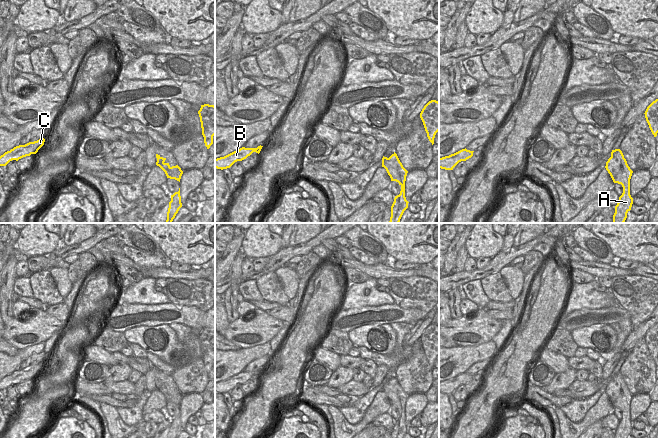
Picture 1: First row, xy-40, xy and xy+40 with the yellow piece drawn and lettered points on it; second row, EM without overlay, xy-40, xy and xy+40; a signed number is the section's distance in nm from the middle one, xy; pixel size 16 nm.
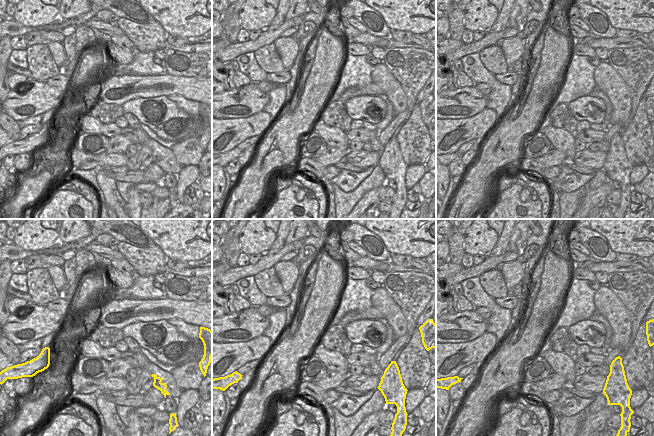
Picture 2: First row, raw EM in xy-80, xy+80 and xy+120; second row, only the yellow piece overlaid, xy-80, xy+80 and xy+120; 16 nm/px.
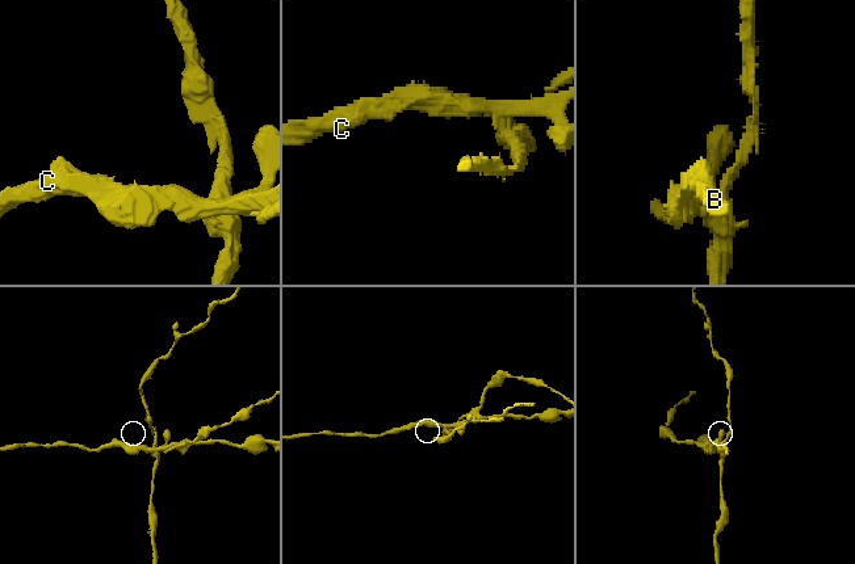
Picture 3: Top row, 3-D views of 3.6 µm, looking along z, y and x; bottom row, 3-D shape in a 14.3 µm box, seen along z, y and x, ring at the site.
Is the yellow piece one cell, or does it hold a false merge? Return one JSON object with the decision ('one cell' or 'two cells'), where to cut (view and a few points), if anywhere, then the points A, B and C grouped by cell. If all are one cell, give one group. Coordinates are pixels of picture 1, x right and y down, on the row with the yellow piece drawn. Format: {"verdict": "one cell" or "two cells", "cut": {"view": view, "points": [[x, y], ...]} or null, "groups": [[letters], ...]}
{"verdict": "two cells", "cut": {"view": "xy-40", "points": [[163, 162], [161, 168]]}, "groups": [["A"], ["B", "C"]]}

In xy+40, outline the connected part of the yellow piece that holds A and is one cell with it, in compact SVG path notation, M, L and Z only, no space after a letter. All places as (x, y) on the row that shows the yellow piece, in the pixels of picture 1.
M620 149L612 150L611 157L606 162L605 168L613 182L621 184L623 187L623 193L615 206L613 223L624 223L633 204L633 198L630 195L630 179L633 171L628 166Z

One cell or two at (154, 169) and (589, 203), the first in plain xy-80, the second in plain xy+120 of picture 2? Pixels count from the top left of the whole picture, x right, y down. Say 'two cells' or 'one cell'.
two cells

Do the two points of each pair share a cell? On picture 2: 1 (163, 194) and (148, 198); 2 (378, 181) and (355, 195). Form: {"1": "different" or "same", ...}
{"1": "different", "2": "same"}

